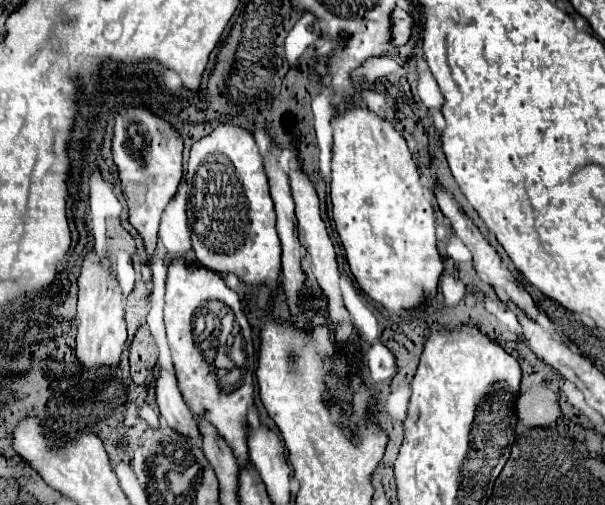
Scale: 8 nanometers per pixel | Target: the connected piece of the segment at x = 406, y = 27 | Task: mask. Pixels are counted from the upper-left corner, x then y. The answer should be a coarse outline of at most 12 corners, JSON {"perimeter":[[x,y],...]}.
{"perimeter":[[393,12],[393,44],[409,42],[415,28],[413,14]]}

